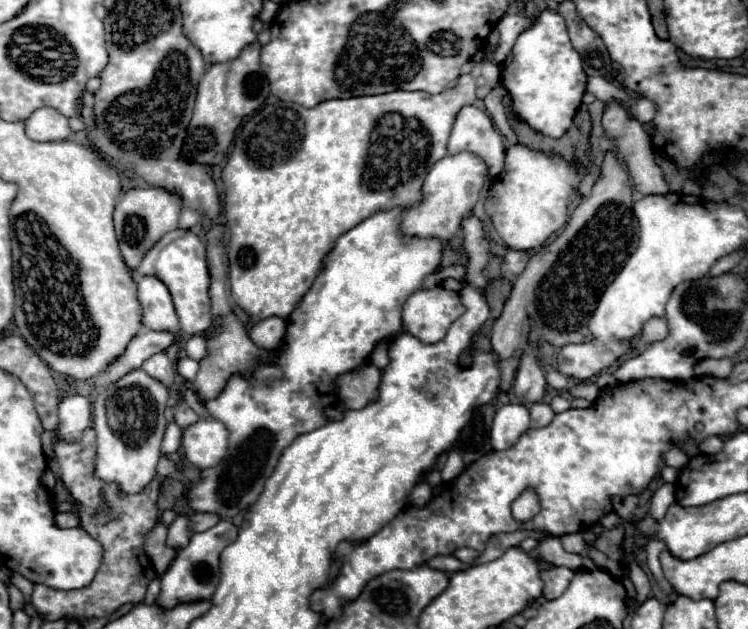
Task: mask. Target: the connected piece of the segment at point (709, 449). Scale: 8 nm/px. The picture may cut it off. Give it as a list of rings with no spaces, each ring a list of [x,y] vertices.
[[[710,436],[710,438],[706,438],[706,440],[700,444],[700,450],[702,450],[704,454],[718,454],[718,452],[722,450],[722,446],[724,446],[724,440],[722,440],[720,436]]]

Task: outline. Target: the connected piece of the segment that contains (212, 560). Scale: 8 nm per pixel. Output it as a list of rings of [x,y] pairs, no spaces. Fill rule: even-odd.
[[[220,522],[214,528],[202,532],[202,534],[194,534],[190,544],[182,550],[178,550],[174,562],[170,564],[170,568],[164,572],[162,576],[162,590],[156,598],[154,604],[158,604],[160,608],[174,608],[176,604],[182,602],[192,602],[192,600],[210,600],[216,584],[218,584],[218,564],[220,564],[220,552],[232,544],[232,540],[236,540],[236,532],[238,528],[232,522]]]

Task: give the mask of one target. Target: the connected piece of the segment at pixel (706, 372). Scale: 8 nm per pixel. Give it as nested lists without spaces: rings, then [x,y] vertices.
[[[700,360],[700,364],[696,364],[694,368],[696,376],[718,376],[718,378],[726,378],[730,370],[732,370],[730,360]]]

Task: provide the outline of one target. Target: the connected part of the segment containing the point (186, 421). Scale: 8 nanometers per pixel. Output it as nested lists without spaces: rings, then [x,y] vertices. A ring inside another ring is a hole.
[[[184,400],[174,406],[174,422],[176,422],[180,428],[186,428],[186,426],[194,424],[196,420],[198,420],[198,414],[194,414]]]

